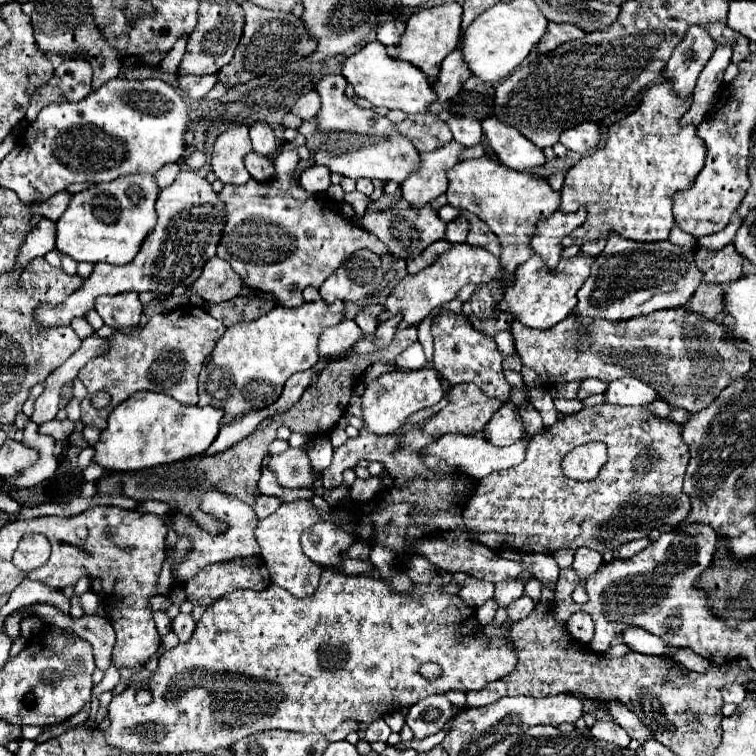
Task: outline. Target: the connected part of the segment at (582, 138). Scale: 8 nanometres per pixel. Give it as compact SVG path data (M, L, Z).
M584 123L576 129L568 129L560 135L560 143L576 153L590 153L600 143L600 127L596 123Z

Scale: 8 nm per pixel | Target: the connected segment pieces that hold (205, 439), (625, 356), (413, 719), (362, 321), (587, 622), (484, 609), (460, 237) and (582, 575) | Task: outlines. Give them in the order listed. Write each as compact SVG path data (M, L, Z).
M134 393L110 413L108 427L94 443L94 463L106 471L138 471L202 455L216 439L222 415L216 407L180 405L162 393Z
M684 307L664 309L664 313L650 313L648 317L636 317L632 321L620 321L620 325L600 321L596 329L588 331L588 337L592 337L588 347L576 345L578 333L574 321L576 319L570 315L560 321L556 329L548 331L528 329L518 321L512 325L516 353L526 367L532 367L542 375L546 385L584 381L590 377L606 383L626 375L638 377L650 385L662 401L694 415L706 409L734 379L744 377L752 363L748 353L736 349L724 325L716 321L700 321L700 317L684 313Z
M432 695L416 705L412 705L406 713L406 725L412 729L416 739L424 739L440 731L452 719L450 701L444 695Z
M368 303L358 315L356 315L356 323L358 323L358 327L364 331L364 333L374 333L376 331L376 327L378 327L378 315L382 313L384 309L382 309L382 305L378 305L378 303Z
M578 611L570 617L570 621L566 623L566 629L580 643L590 643L592 635L594 635L594 621L592 621L592 617L588 617L588 613Z
M490 599L490 601L486 601L480 609L476 610L477 619L482 626L488 625L492 619L494 619L494 613L496 613L496 603L494 603L494 599Z
M458 217L452 223L448 223L448 231L446 231L446 239L450 243L466 243L466 235L468 235L468 219L466 217Z
M580 547L574 553L572 569L576 571L576 575L578 575L580 581L586 581L588 575L592 575L600 565L602 565L602 555L598 551L592 551L588 547Z

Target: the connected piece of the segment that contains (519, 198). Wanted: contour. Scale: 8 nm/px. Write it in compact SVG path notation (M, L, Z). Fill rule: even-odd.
M486 155L480 159L456 163L452 169L448 169L446 177L448 205L478 215L484 223L488 223L488 227L498 235L502 243L500 267L504 273L514 275L516 267L532 255L532 249L528 249L528 241L532 239L536 221L550 217L560 207L560 193L552 191L550 185L540 177L508 169L506 165L500 165Z

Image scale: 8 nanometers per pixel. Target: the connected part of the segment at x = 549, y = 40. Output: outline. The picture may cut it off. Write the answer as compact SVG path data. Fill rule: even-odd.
M548 23L546 35L538 43L538 53L548 53L556 49L558 45L572 41L572 39L582 39L586 33L572 23Z

